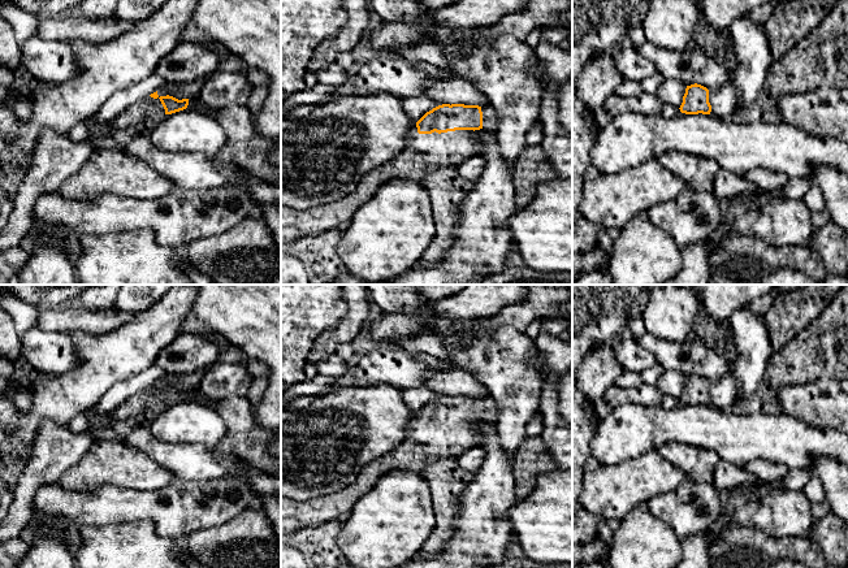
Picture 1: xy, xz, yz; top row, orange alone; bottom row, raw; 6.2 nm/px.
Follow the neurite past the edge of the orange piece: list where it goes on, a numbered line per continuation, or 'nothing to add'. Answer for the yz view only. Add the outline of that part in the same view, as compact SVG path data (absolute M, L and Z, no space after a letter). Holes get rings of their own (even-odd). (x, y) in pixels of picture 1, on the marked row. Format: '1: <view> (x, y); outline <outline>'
1: yz (725, 100); outline M731 78L726 84L719 88L709 90L709 103L711 105L710 116L717 116L726 120L734 116L735 110L739 108L740 91Z

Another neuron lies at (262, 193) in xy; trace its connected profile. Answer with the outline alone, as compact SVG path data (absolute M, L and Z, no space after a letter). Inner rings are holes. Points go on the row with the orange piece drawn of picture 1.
M224 165L221 170L228 179L228 186L243 188L255 204L281 203L281 186L256 181L254 177L247 178L245 172L232 165Z

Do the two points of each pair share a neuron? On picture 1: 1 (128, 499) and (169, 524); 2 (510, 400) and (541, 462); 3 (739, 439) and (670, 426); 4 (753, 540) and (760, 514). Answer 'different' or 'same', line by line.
1: same
2: different
3: same
4: different

